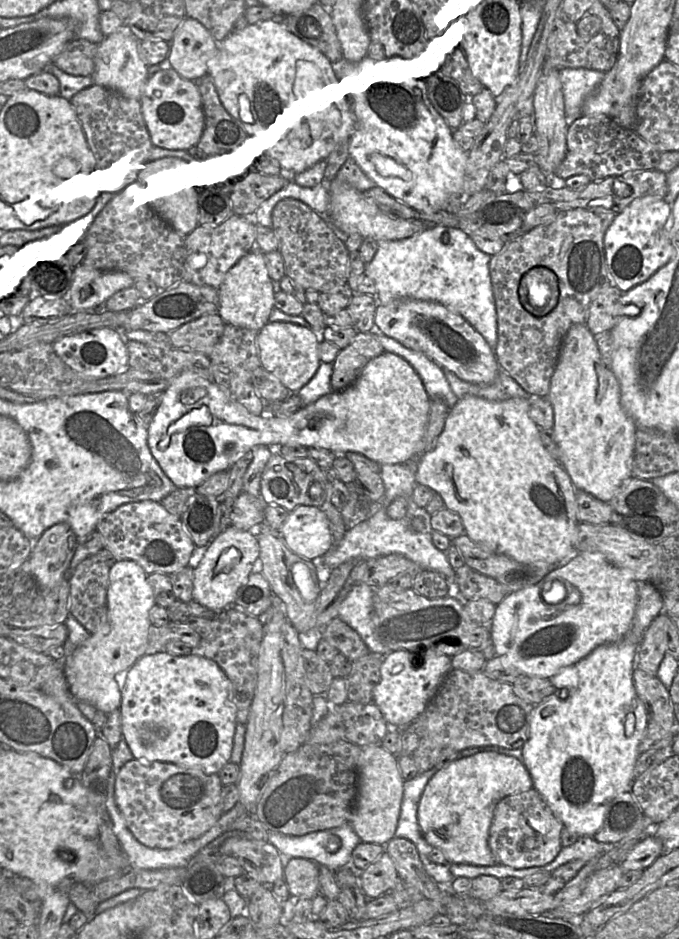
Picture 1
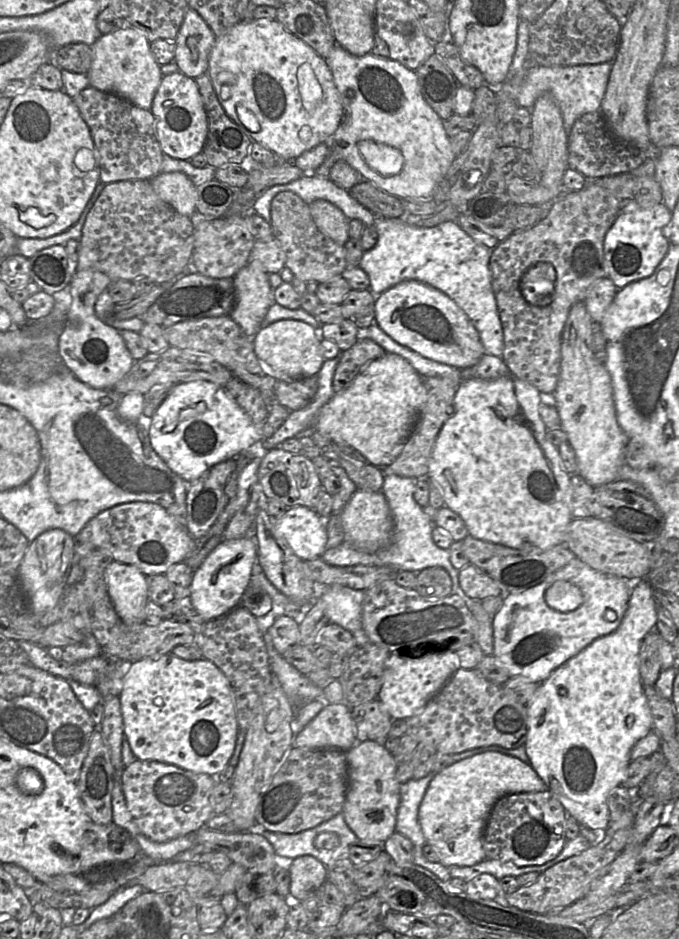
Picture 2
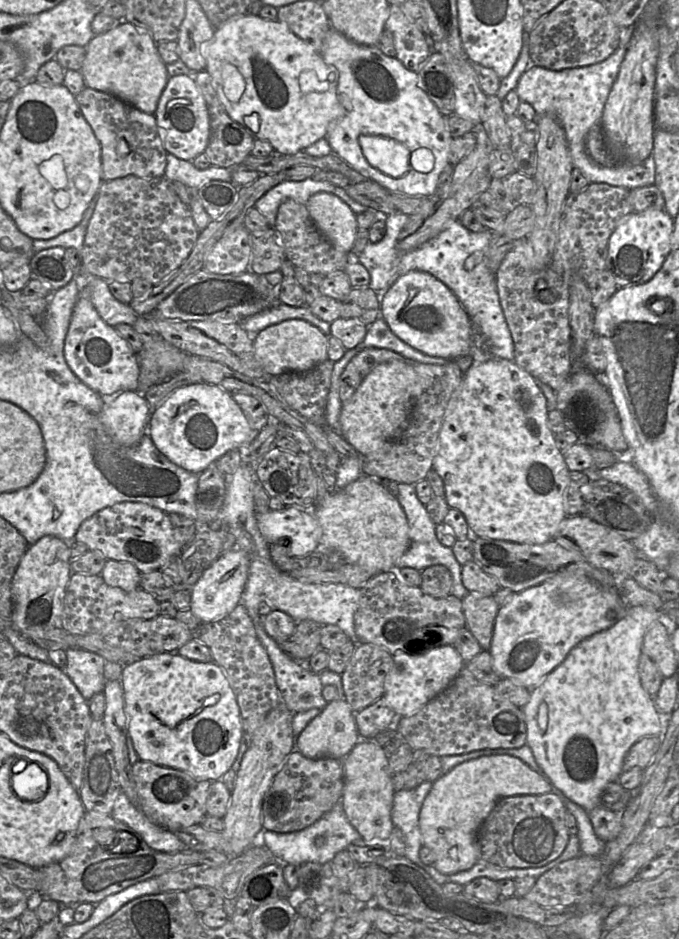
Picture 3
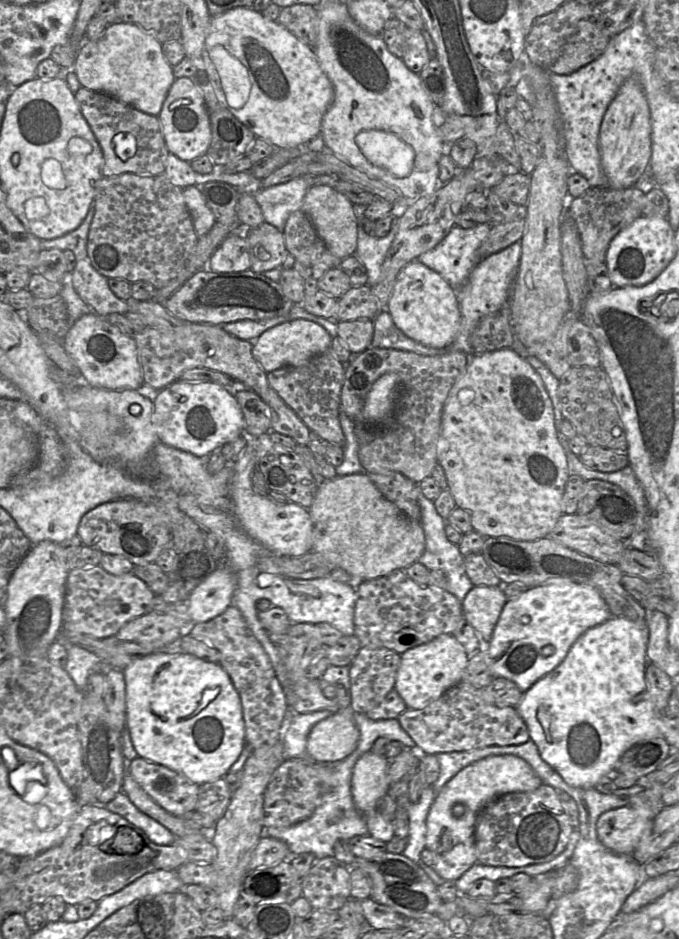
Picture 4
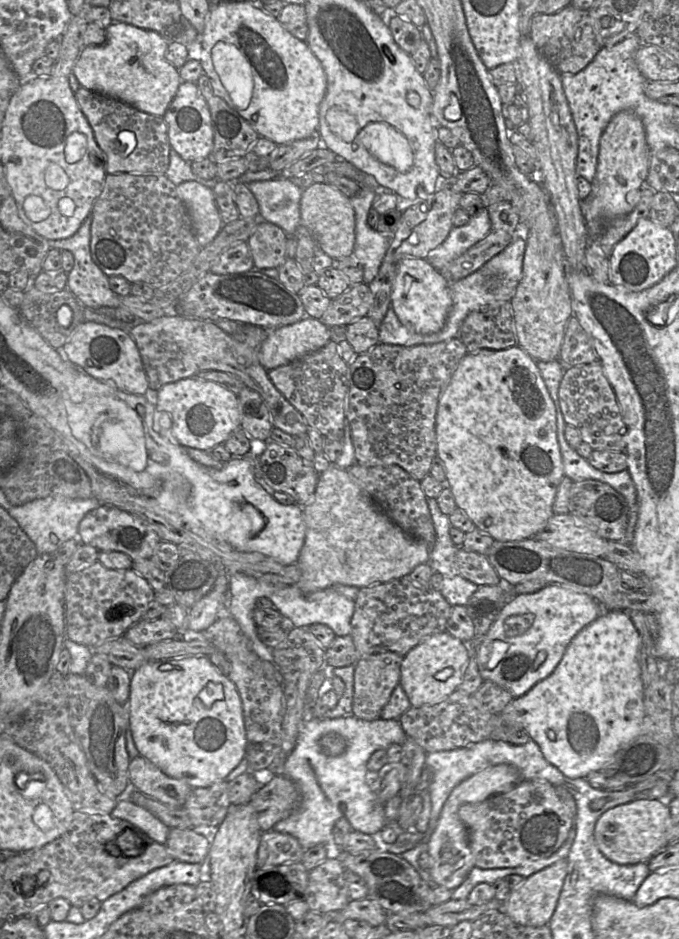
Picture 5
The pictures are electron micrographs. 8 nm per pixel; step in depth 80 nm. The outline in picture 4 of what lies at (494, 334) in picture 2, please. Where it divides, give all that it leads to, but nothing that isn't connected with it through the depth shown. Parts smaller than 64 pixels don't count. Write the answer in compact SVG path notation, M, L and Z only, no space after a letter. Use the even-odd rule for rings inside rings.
M354 204L354 211L358 222L358 241L354 254L367 270L367 285L373 287L380 279L386 254L397 234L399 218L394 218L391 229L385 237L378 238L373 235L368 235L363 229L366 207L365 205ZM488 223L476 224L470 229L455 225L437 246L416 260L439 273L455 291L459 290L482 261L479 248L491 227Z

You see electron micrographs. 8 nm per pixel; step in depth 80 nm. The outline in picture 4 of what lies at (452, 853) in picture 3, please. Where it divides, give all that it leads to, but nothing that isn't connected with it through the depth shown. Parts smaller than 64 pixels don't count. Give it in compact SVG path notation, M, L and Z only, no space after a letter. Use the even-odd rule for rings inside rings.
M493 755L478 760L458 772L436 795L427 820L425 846L433 852L432 867L445 881L456 881L478 862L474 839L478 814L498 797L513 792L530 792L543 784L533 768L522 758L511 755ZM463 805L464 813L454 815L454 807Z

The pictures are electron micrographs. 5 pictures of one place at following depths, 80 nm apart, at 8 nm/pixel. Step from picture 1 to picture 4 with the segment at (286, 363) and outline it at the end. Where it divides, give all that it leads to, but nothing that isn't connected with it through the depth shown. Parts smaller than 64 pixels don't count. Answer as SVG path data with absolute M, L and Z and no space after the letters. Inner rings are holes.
M295 319L263 332L252 344L252 355L266 372L285 366L305 365L313 356L329 350L332 337L321 325L306 319Z

